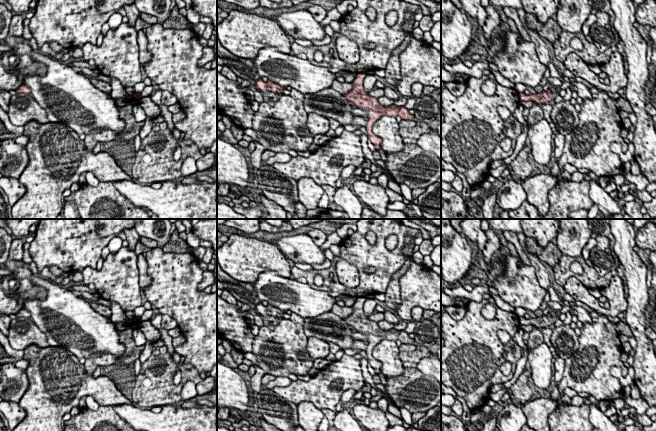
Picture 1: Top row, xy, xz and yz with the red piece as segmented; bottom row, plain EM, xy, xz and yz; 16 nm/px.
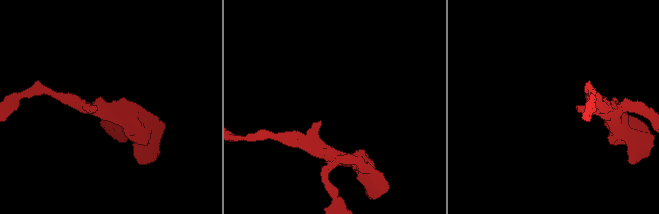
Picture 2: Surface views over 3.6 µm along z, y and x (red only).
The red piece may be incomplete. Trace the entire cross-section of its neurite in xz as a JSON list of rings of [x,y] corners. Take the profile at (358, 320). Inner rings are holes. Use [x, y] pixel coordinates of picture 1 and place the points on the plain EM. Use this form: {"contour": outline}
{"contour": [[[365,296],[358,297],[356,302],[351,307],[353,309],[352,314],[347,318],[343,318],[343,320],[348,325],[352,326],[355,331],[372,336],[372,341],[368,341],[365,351],[369,365],[374,368],[377,374],[380,374],[382,365],[380,361],[373,357],[373,348],[383,339],[393,341],[400,340],[402,344],[414,344],[414,340],[411,339],[409,334],[407,334],[404,330],[383,330],[378,326],[377,322],[369,320],[363,311],[365,301]]]}

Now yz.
{"contour": [[[549,313],[542,315],[541,317],[526,319],[525,317],[519,317],[520,325],[534,325],[538,328],[548,328],[551,324],[554,324],[555,318]]]}

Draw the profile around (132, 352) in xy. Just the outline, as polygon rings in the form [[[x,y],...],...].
[[[131,320],[130,325],[126,325],[126,329],[118,331],[121,342],[125,345],[125,352],[121,356],[114,356],[108,353],[95,353],[85,360],[85,370],[88,376],[93,375],[97,367],[109,366],[116,364],[117,361],[122,361],[125,365],[133,365],[139,359],[141,352],[145,345],[137,346],[133,338],[133,330],[138,327],[140,323]]]

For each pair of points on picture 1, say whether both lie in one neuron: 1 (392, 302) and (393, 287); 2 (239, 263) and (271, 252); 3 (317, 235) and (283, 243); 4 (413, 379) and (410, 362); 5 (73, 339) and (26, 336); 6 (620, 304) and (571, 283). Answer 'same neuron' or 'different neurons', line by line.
1: same neuron
2: same neuron
3: different neurons
4: same neuron
5: different neurons
6: same neuron

